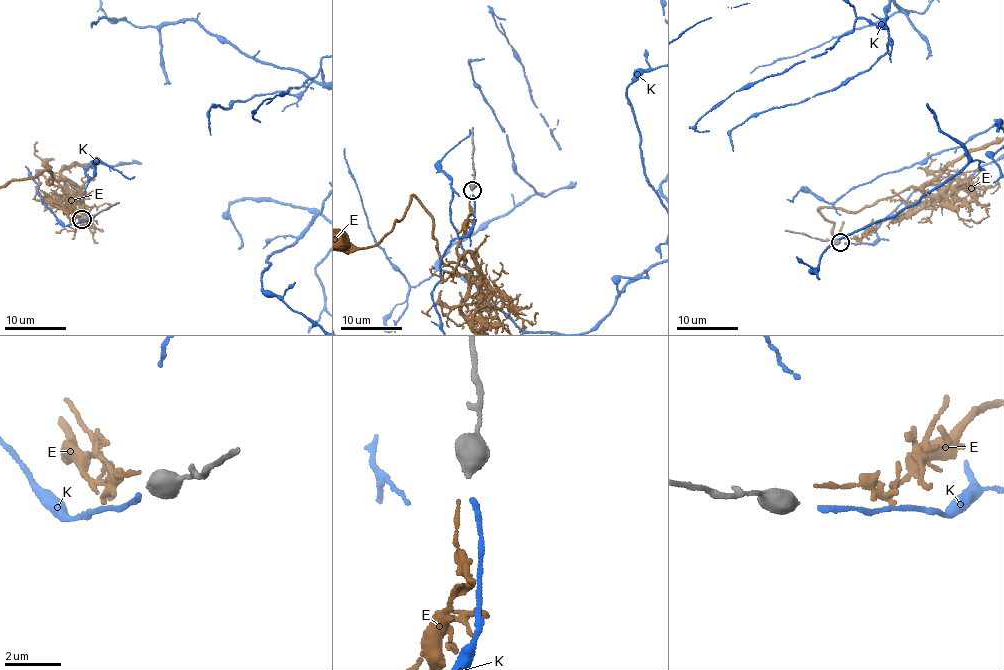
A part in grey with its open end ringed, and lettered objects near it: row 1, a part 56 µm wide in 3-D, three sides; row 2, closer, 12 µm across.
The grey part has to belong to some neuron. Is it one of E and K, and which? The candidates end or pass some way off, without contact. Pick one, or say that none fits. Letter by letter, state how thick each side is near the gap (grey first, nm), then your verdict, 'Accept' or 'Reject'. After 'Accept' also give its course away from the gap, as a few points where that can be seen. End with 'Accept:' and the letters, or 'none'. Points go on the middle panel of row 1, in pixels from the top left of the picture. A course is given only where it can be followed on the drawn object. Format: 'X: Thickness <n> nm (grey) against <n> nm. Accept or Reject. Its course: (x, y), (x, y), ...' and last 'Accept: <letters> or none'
E: Thickness 480 nm (grey) against 120 nm. Reject
K: Thickness 480 nm (grey) against 180 nm. Accept
Accept: K

